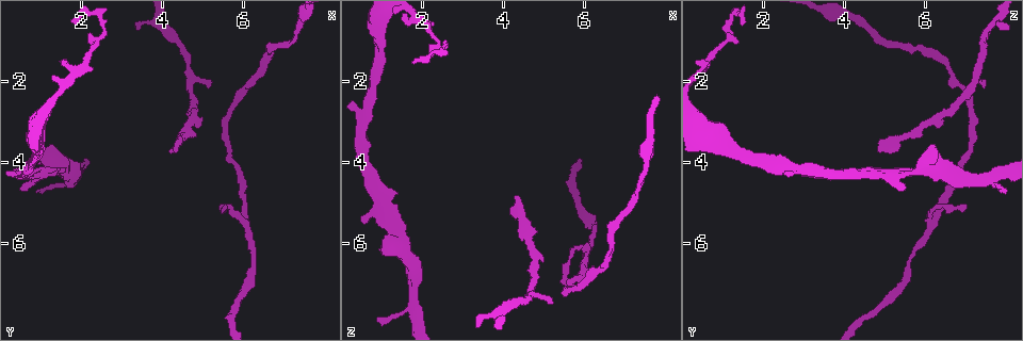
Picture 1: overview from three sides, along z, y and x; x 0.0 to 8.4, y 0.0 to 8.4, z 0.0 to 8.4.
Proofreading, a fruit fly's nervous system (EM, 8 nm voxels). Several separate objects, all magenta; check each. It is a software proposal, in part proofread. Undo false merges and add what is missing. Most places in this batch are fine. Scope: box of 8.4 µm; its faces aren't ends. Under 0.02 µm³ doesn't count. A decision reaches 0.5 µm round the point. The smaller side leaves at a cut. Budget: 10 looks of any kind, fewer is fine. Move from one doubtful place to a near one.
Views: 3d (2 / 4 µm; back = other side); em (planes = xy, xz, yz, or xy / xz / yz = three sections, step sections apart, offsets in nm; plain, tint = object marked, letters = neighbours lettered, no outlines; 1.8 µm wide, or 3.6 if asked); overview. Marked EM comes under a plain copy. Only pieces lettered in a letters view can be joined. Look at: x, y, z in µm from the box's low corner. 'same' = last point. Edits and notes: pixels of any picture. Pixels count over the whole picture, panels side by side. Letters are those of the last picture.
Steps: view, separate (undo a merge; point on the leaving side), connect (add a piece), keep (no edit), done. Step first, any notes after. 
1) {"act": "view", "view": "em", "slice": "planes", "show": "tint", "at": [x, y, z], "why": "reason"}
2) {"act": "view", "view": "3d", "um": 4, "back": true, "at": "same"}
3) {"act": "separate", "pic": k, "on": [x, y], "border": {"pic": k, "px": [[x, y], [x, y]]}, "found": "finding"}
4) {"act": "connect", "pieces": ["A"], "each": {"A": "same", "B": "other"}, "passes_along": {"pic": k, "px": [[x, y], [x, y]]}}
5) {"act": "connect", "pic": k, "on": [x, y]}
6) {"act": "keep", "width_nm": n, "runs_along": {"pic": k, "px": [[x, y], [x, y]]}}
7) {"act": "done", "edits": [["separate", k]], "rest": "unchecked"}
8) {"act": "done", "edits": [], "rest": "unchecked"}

{"act": "view", "view": "em", "slice": "xz", "step": 8, "show": "tint", "at": [5.20, 2.05, 7.50], "why": "free end"}

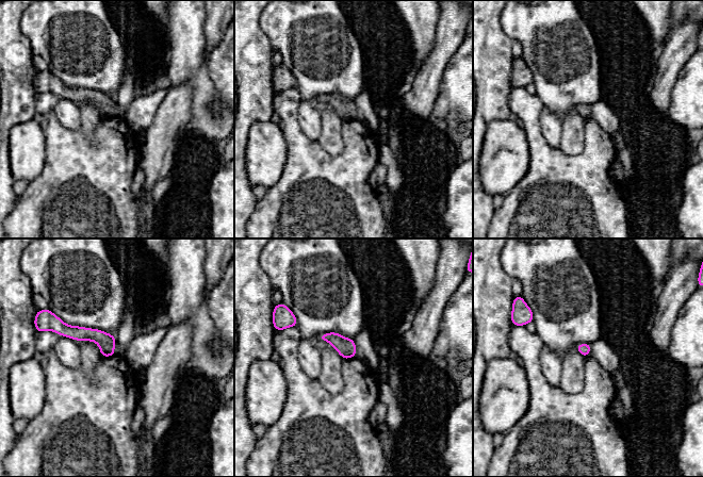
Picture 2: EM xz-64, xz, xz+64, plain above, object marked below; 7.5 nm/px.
{"act": "view", "view": "em", "slice": "xz", "step": 8, "show": "letters", "at": "same"}

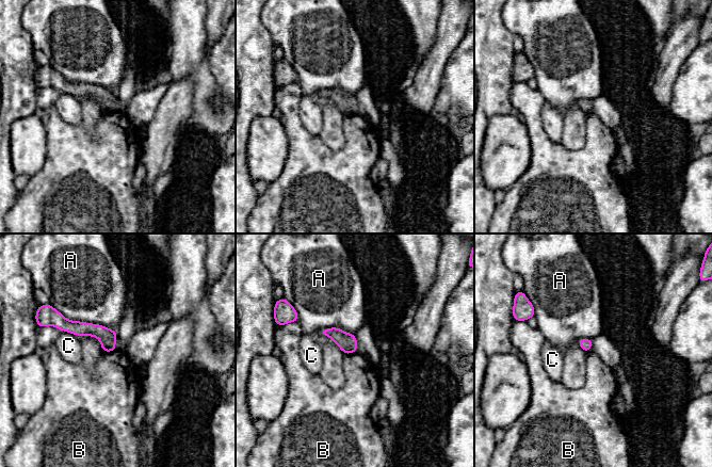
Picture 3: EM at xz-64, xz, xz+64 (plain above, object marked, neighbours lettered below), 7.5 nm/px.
{"act": "keep", "longest_contact_nm": ["A", 460], "each": {"A": "other", "B": "other", "C": "other"}, "found": "no lettered piece goes on from it"}

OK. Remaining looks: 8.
{"act": "view", "view": "em", "slice": "xy", "step": 16, "show": "letters", "at": [1.75, 4.40, 6.60], "why": "thick turns thin"}

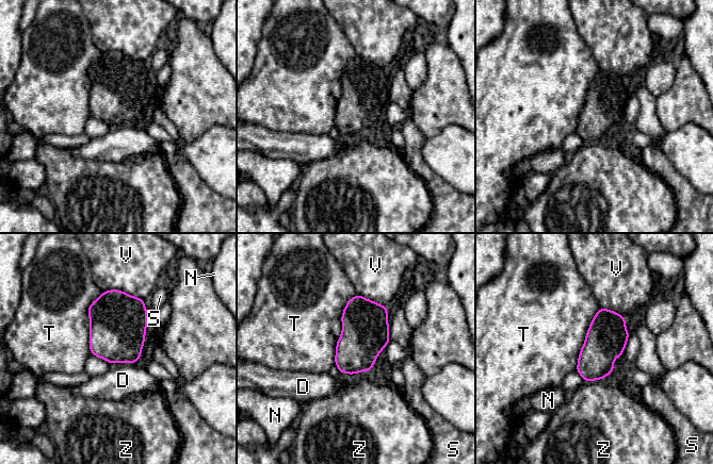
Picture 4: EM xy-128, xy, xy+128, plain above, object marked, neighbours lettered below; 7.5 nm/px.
{"act": "keep", "longest_contact_nm": ["T", 550], "each": {"D": "other", "N": "other", "S": "other", "T": "other", "V": "other", "Z": "other"}, "found": "continuous, no second neuron"}

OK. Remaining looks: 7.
{"act": "view", "view": "3d", "um": 2, "at": [4.30, 3.65, 4.80], "why": "thin end"}

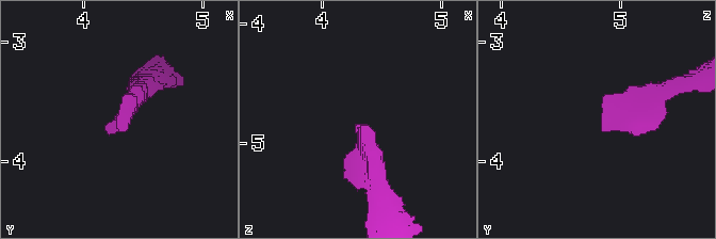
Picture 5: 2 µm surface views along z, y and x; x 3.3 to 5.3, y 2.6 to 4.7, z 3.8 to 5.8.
{"act": "view", "view": "em", "slice": "planes", "show": "tint", "at": [4.28, 3.66, 4.84], "why": "need the tissue"}

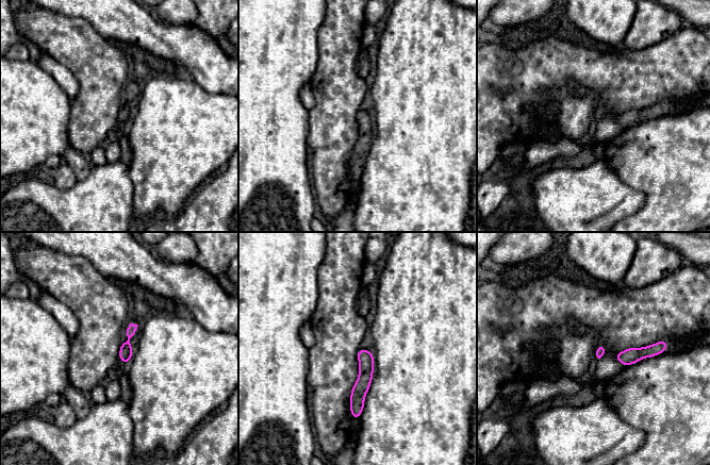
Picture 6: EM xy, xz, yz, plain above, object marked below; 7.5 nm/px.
{"act": "view", "view": "em", "slice": "planes", "show": "letters", "at": "same"}

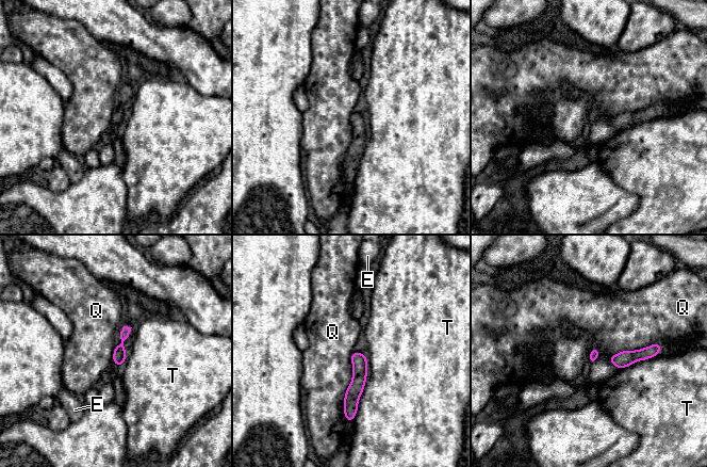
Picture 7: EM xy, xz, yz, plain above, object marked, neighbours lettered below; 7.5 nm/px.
{"act": "keep", "longest_contact_nm": ["Q", 500], "each": {"E": "other", "Q": "other", "T": "other"}, "found": "none of them fits"}

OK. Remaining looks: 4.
{"act": "view", "view": "em", "slice": "planes", "show": "letters", "at": [1.10, 4.15, 4.55], "why": "thin end"}

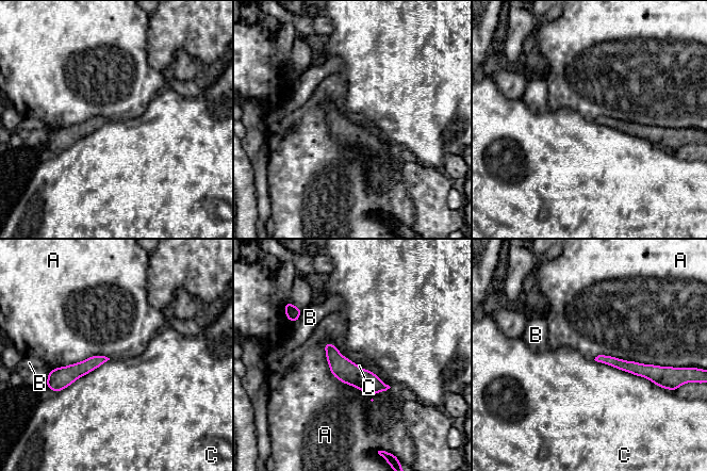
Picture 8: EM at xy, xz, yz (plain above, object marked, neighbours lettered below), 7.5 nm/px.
{"act": "keep", "each": {"A": "other", "B": "other", "C": "other"}, "border": {"pic": 8, "px": [[323, 344], [343, 383], [391, 387]]}, "found": "none of them fits"}

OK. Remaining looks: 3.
{"act": "done", "edits": [], "rest": "unchecked"}

